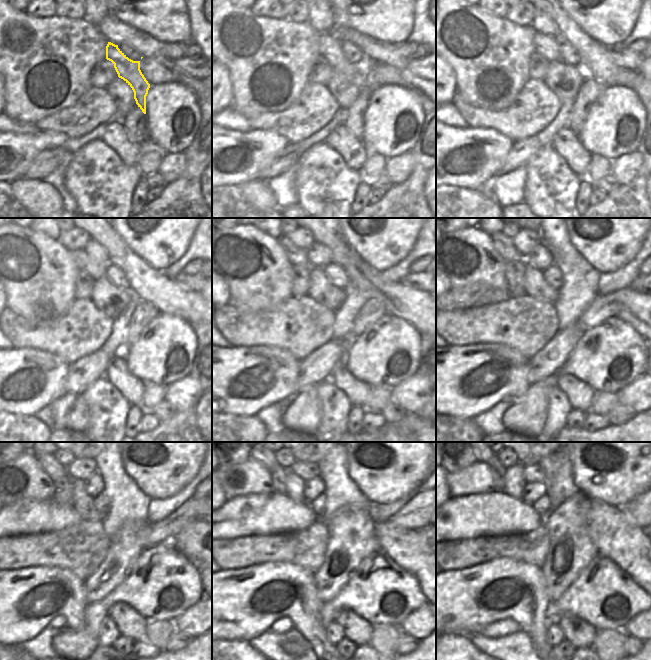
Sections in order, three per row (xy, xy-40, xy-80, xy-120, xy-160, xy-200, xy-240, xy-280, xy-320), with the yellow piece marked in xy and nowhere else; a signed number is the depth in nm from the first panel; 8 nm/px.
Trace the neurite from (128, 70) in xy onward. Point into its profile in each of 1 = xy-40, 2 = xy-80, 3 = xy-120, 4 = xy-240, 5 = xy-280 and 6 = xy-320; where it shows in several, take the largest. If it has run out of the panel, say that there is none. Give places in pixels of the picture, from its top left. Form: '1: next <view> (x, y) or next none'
1: next xy-40 (330, 48)
2: next xy-80 (548, 46)
3: next xy-120 (97, 270)
4: next xy-240 (57, 472)
5: next xy-280 (270, 462)
6: next xy-320 (486, 462)

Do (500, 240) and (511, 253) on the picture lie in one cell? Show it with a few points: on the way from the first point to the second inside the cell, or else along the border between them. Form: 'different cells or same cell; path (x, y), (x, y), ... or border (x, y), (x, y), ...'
same cell; path (502, 243), (508, 250)

